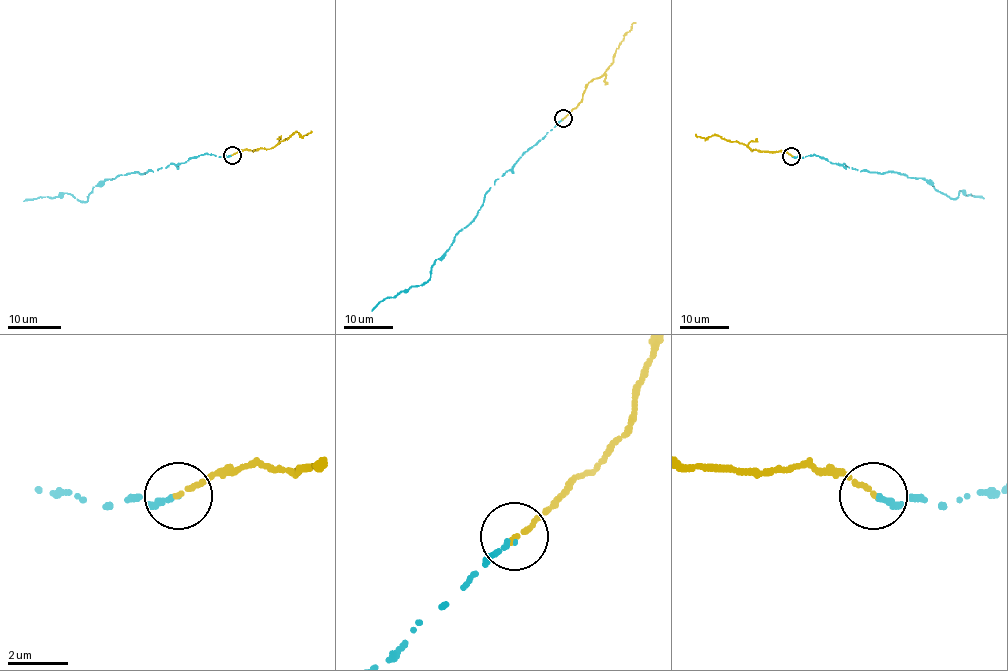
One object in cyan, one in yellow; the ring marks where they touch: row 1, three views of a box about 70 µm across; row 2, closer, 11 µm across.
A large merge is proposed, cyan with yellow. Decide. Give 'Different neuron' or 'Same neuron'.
Same neuron

